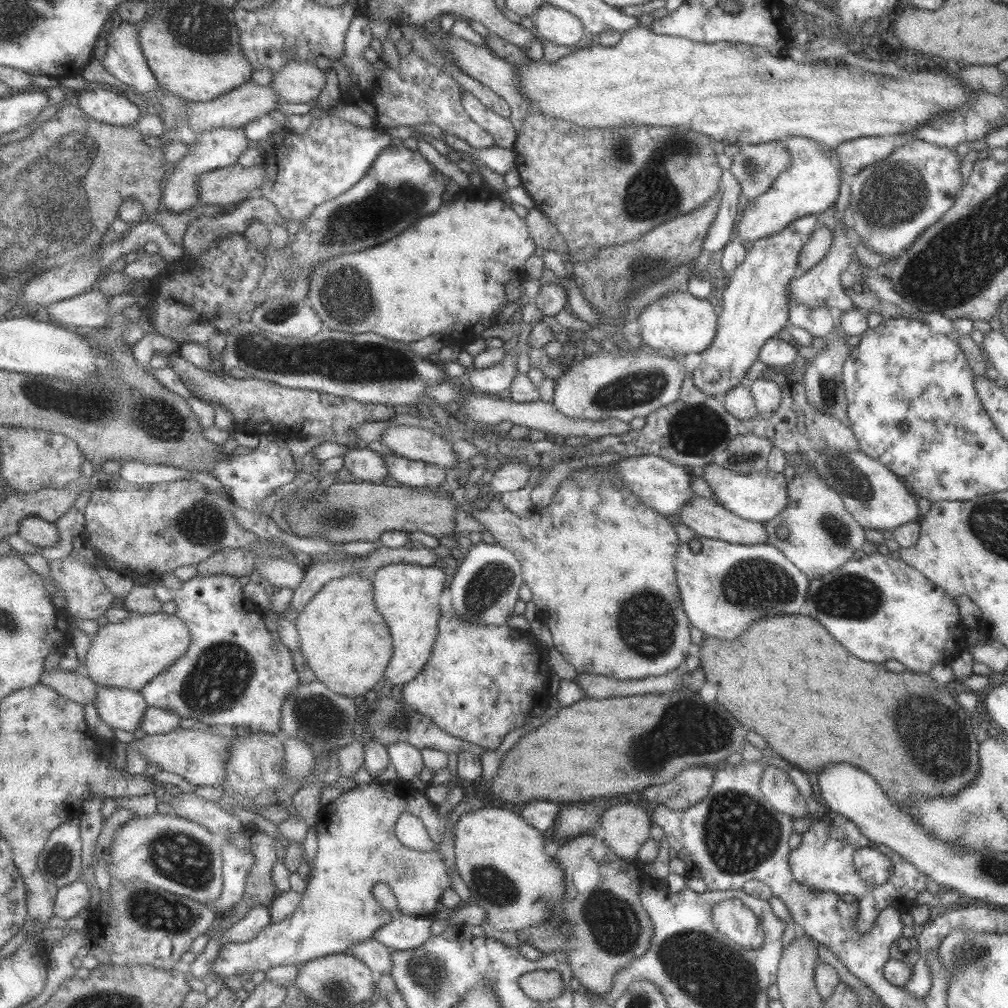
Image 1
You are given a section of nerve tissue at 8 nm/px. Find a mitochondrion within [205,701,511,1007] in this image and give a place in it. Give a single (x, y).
(427, 974)

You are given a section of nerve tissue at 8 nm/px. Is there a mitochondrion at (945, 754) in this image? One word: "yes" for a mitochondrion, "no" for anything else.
yes

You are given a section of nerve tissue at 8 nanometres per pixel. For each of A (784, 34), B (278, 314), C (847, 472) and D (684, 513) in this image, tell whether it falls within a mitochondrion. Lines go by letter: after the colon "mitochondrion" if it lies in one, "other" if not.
A: other
B: mitochondrion
C: mitochondrion
D: other

